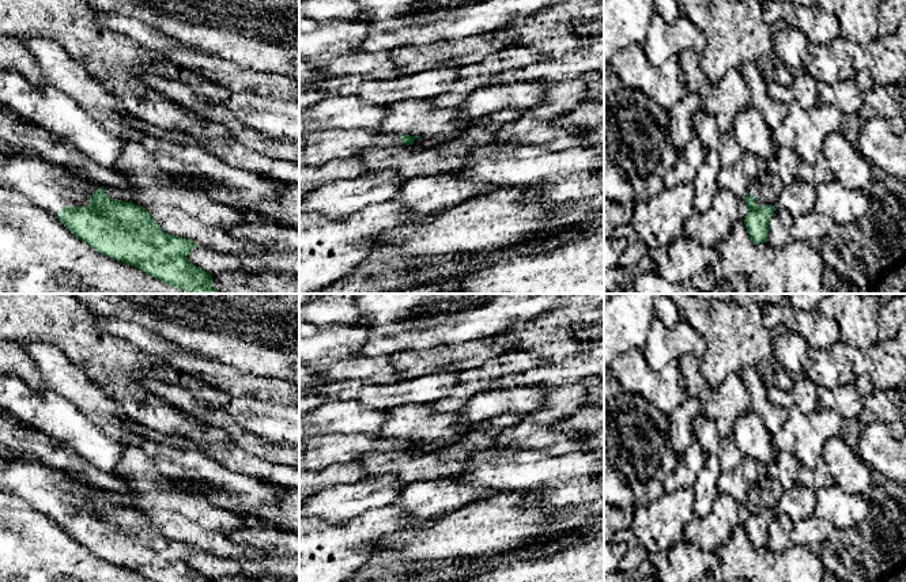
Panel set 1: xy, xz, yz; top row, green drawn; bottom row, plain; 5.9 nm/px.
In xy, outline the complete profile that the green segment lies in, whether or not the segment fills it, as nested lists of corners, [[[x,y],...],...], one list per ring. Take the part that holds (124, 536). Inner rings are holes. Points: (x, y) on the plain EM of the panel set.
[[[16,461],[0,465],[0,491],[26,500],[35,510],[53,518],[76,543],[88,548],[98,558],[113,564],[136,571],[154,582],[212,582],[188,564],[188,559],[197,552],[190,544],[166,538],[151,518],[133,507],[120,506],[107,500],[98,487],[78,483],[68,473],[52,470],[42,464]]]

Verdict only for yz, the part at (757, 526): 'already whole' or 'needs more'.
needs more

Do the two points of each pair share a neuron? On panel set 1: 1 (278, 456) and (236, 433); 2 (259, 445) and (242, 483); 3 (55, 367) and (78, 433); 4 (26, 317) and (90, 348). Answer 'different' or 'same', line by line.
1: same
2: different
3: different
4: same

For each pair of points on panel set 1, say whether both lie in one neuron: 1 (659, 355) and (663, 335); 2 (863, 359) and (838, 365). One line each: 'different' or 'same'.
1: same
2: same

